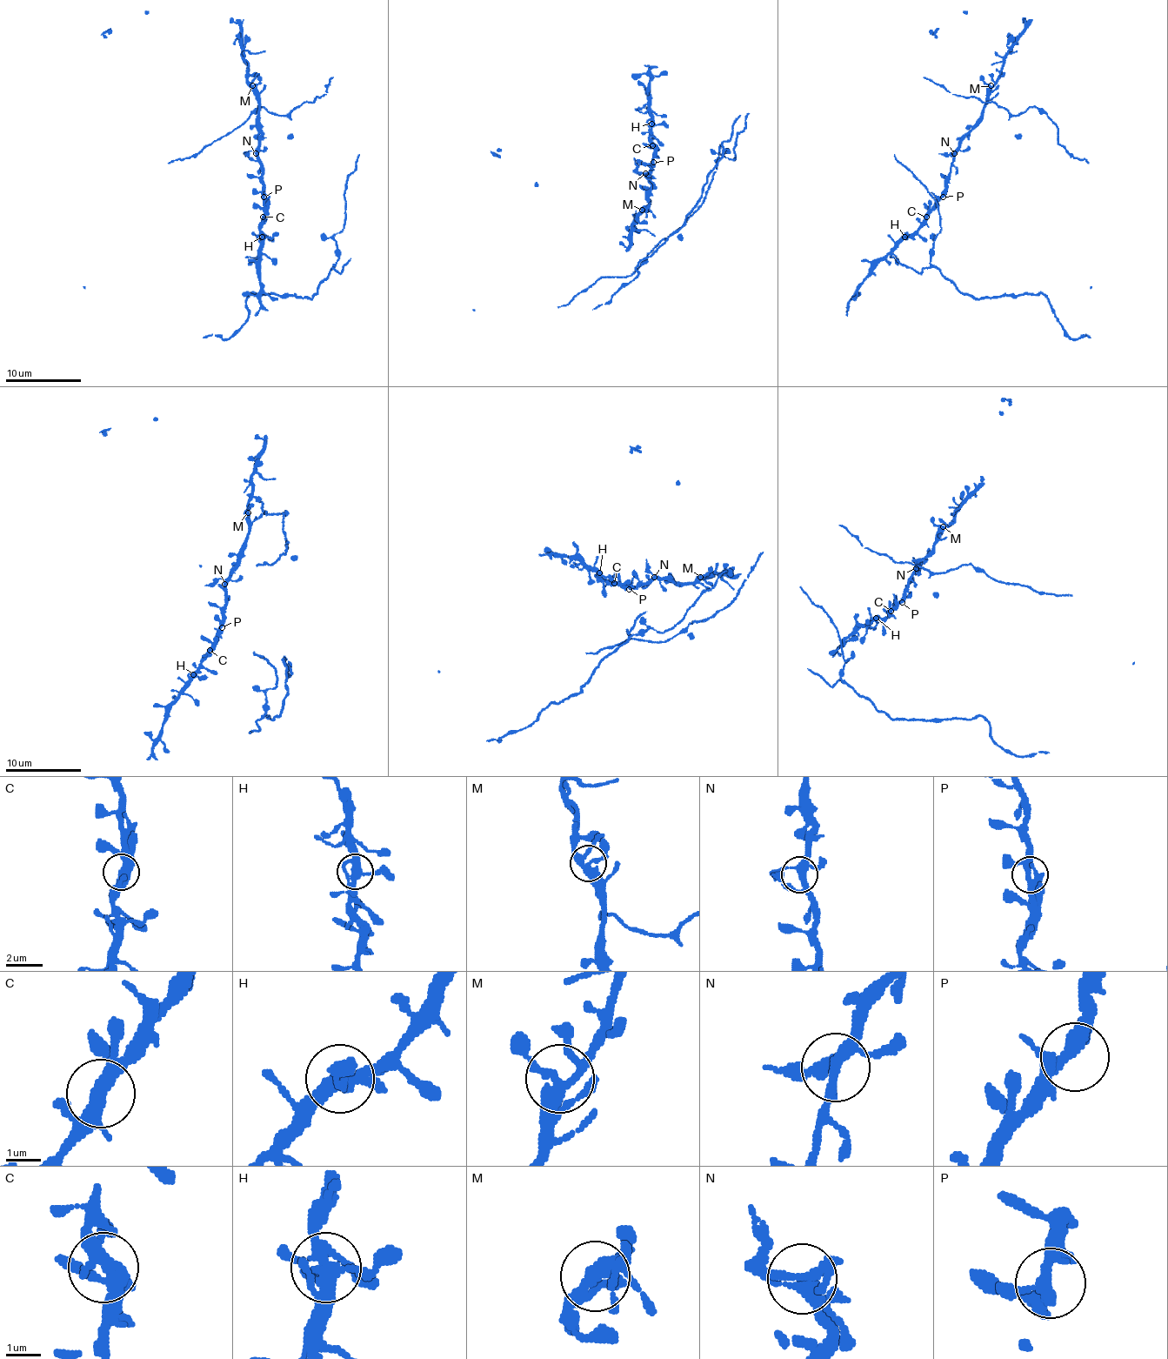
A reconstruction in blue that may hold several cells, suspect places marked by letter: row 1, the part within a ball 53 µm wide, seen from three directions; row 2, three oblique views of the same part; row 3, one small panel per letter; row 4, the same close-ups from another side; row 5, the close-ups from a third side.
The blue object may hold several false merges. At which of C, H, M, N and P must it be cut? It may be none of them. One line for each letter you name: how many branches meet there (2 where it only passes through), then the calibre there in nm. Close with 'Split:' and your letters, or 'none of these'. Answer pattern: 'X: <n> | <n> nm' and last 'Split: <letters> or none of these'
Split: none of these

